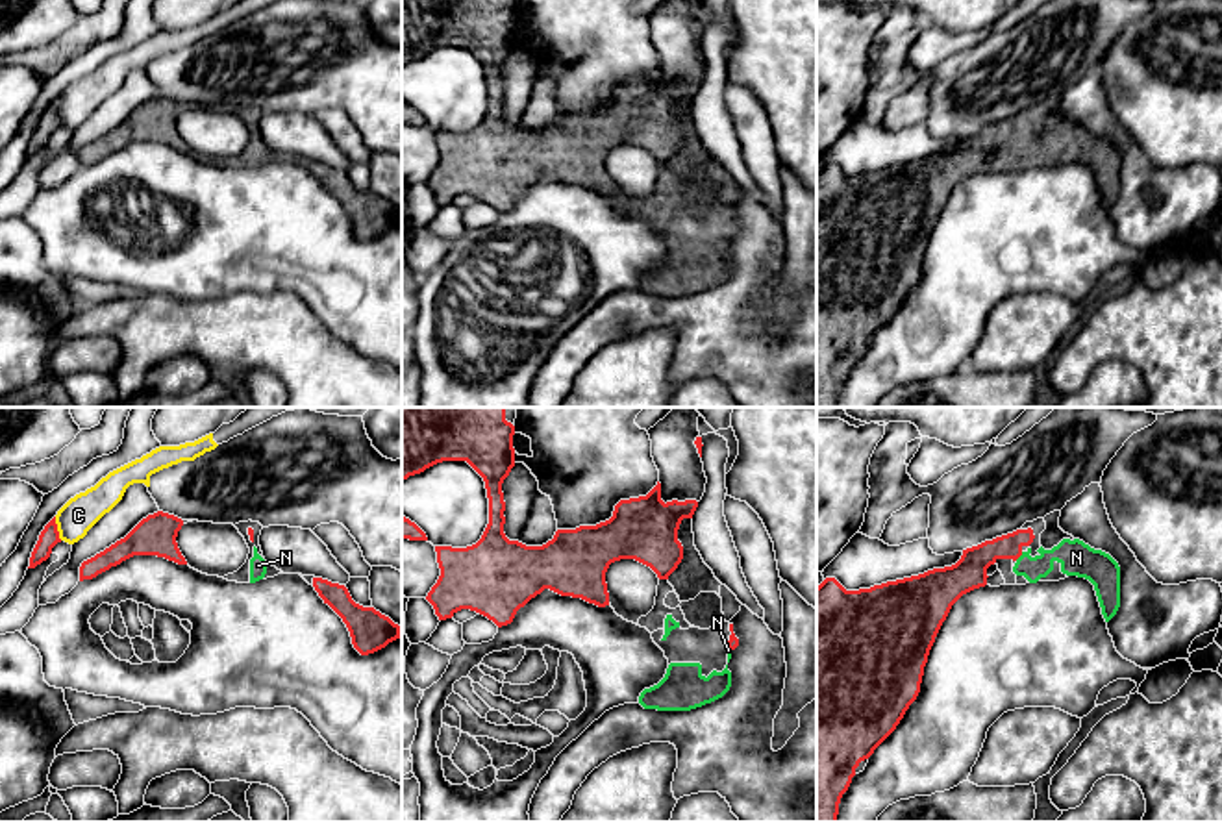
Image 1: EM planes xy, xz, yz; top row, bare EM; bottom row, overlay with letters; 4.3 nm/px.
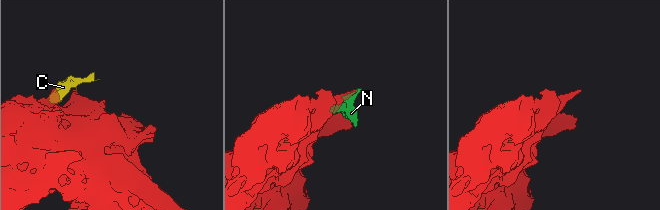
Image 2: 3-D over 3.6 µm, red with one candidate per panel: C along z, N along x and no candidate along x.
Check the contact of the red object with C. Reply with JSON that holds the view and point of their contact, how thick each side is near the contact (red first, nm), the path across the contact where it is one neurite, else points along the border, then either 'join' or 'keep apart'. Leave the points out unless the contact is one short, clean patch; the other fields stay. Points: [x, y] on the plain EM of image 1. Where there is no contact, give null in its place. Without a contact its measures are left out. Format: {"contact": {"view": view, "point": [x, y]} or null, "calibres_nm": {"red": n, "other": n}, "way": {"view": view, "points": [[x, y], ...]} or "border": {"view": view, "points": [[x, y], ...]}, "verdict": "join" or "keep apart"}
{"contact": {"view": "xy", "point": [56, 113]}, "calibres_nm": {"red": 90, "other": 160}, "border": {"view": "xy", "points": [[54, 102], [62, 124]]}, "verdict": "keep apart"}

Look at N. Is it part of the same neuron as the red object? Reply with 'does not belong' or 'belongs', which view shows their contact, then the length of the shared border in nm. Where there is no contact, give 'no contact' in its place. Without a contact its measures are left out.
belongs; contact in yz; length 50 nm

